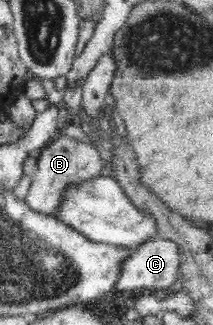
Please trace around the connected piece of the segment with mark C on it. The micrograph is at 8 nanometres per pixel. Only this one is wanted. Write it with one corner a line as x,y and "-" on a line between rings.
166,238
150,240
139,247
133,247
134,252
123,263
123,273
117,285
116,290
137,292
144,289
169,289
175,281
180,281
181,269
183,263
182,247
178,242
170,241

